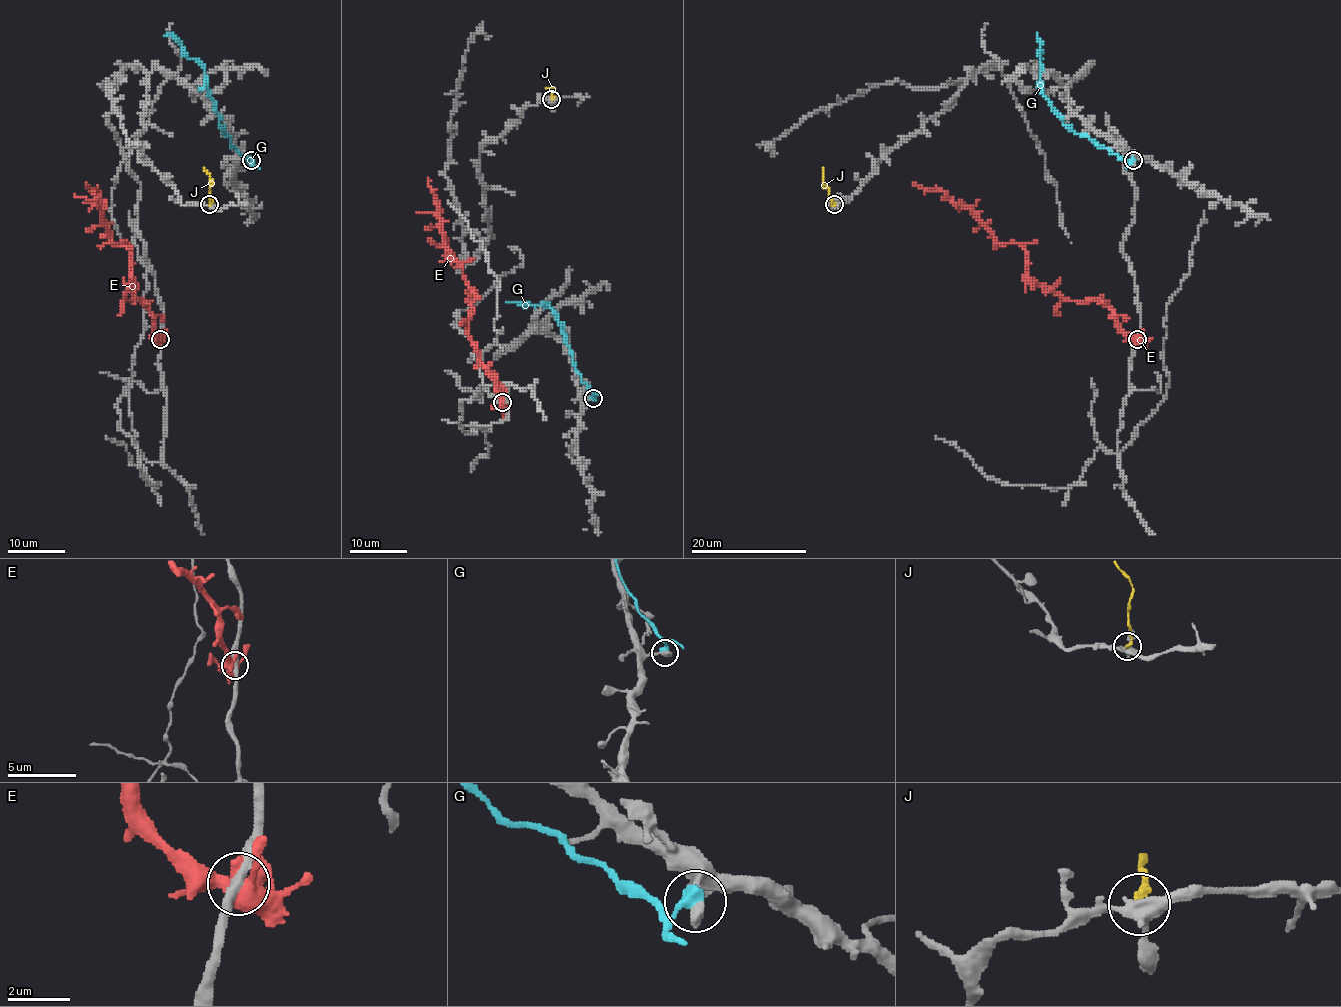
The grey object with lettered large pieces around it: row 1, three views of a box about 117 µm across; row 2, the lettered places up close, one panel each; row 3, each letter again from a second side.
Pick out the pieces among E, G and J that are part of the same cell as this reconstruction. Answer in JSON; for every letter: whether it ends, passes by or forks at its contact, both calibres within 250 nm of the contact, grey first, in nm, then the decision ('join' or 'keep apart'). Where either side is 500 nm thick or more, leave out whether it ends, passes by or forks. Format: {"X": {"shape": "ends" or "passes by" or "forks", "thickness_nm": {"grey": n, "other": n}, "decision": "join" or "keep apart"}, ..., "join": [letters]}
{"E": {"shape": "forks", "thickness_nm": {"grey": 340, "other": 440}, "decision": "keep apart"}, "G": {"shape": "ends", "thickness_nm": {"grey": 420, "other": 480}, "decision": "keep apart"}, "J": {"shape": "ends", "thickness_nm": {"grey": 360, "other": 240}, "decision": "keep apart"}, "join": []}

